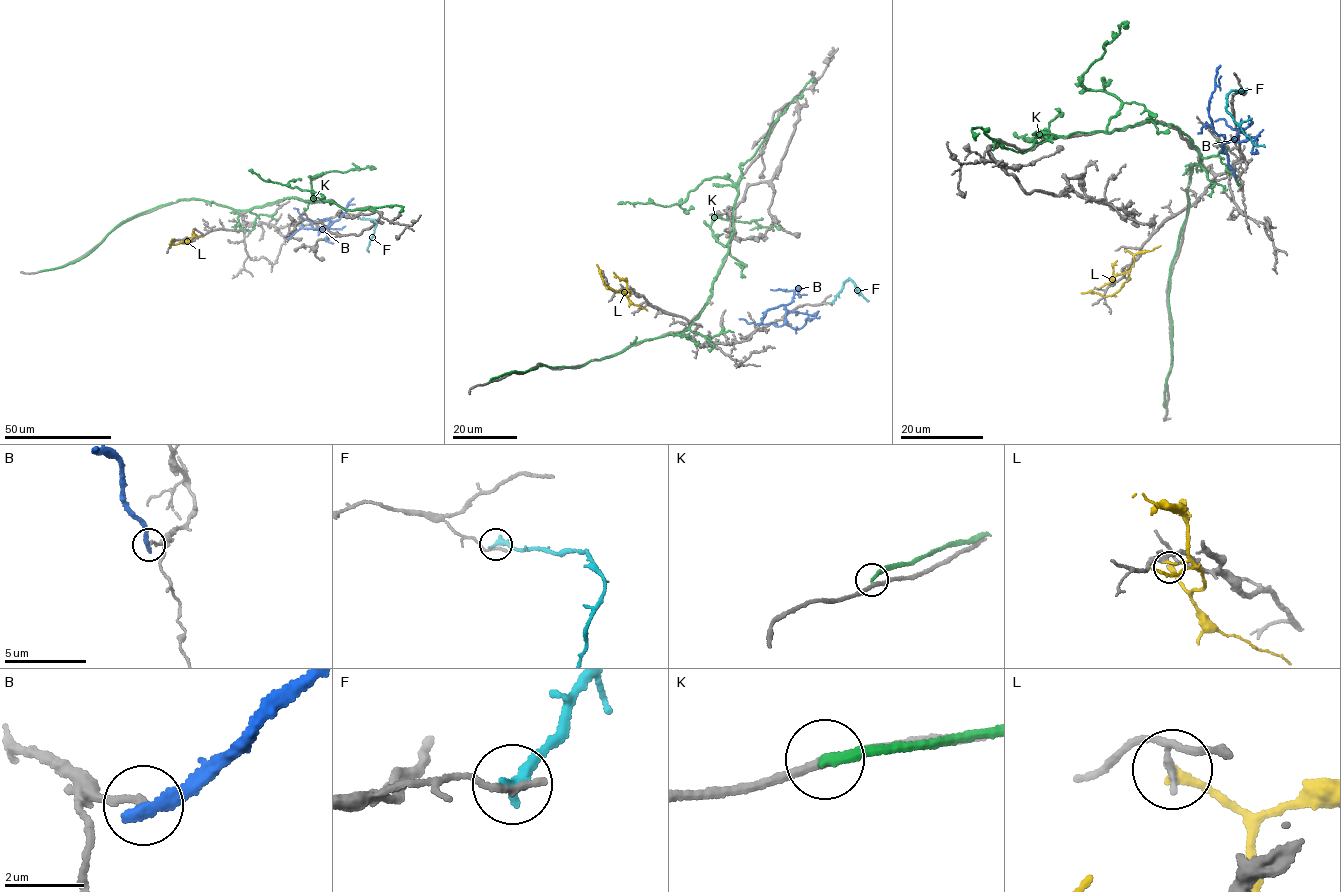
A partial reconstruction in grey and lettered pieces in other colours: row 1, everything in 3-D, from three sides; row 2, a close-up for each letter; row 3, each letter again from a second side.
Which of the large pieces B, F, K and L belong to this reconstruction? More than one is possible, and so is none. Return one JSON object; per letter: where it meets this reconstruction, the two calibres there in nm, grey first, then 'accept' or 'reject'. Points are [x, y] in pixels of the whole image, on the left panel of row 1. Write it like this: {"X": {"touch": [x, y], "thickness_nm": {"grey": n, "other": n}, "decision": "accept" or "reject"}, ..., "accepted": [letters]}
{"B": {"touch": [287, 238], "thickness_nm": {"grey": 180, "other": 320}, "decision": "reject"}, "F": {"touch": [362, 218], "thickness_nm": {"grey": 190, "other": 360}, "decision": "reject"}, "K": {"touch": [40, 271], "thickness_nm": {"grey": 220, "other": 240}, "decision": "reject"}, "L": {"touch": [193, 230], "thickness_nm": {"grey": 120, "other": 280}, "decision": "reject"}, "accepted": []}

